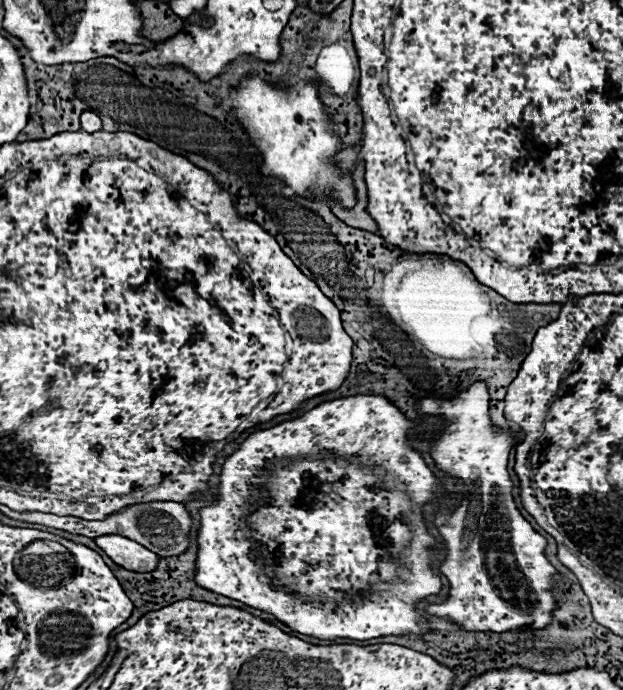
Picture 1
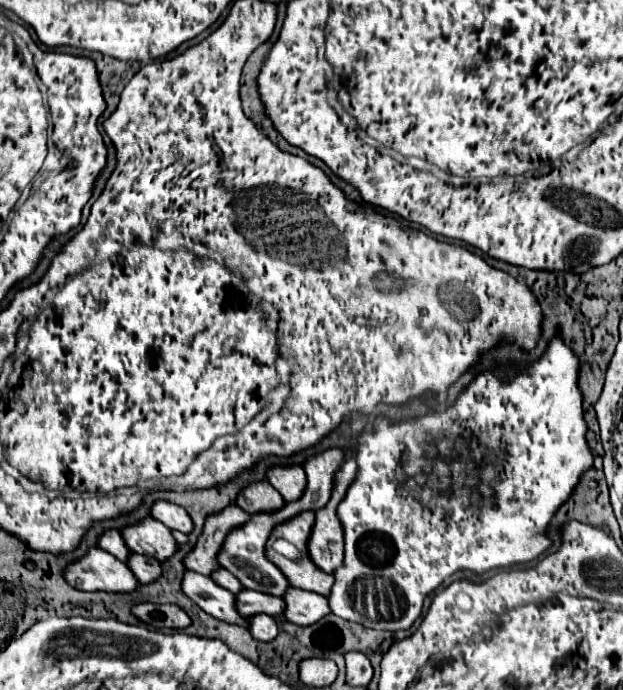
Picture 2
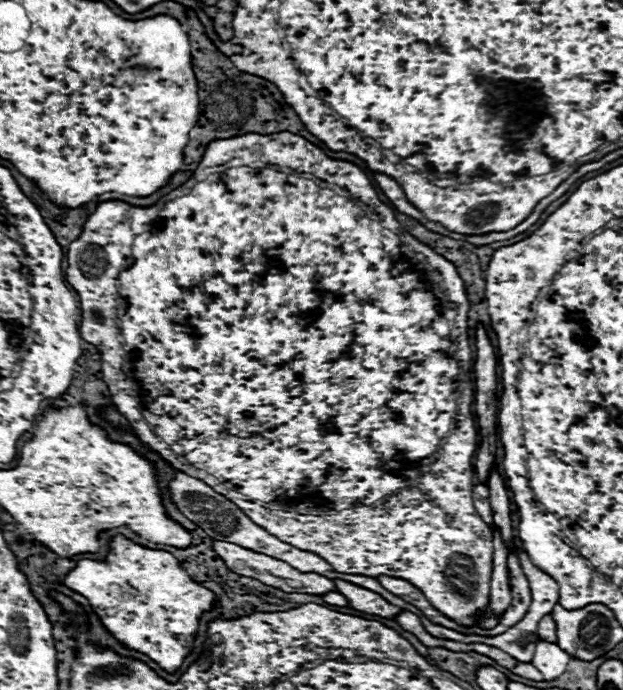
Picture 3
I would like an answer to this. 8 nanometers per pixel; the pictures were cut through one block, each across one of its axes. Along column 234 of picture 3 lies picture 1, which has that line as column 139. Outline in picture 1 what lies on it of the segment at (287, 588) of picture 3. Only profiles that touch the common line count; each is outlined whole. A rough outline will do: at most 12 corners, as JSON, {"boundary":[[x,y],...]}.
{"boundary":[[116,534],[96,544],[118,566],[156,570],[160,556]]}

